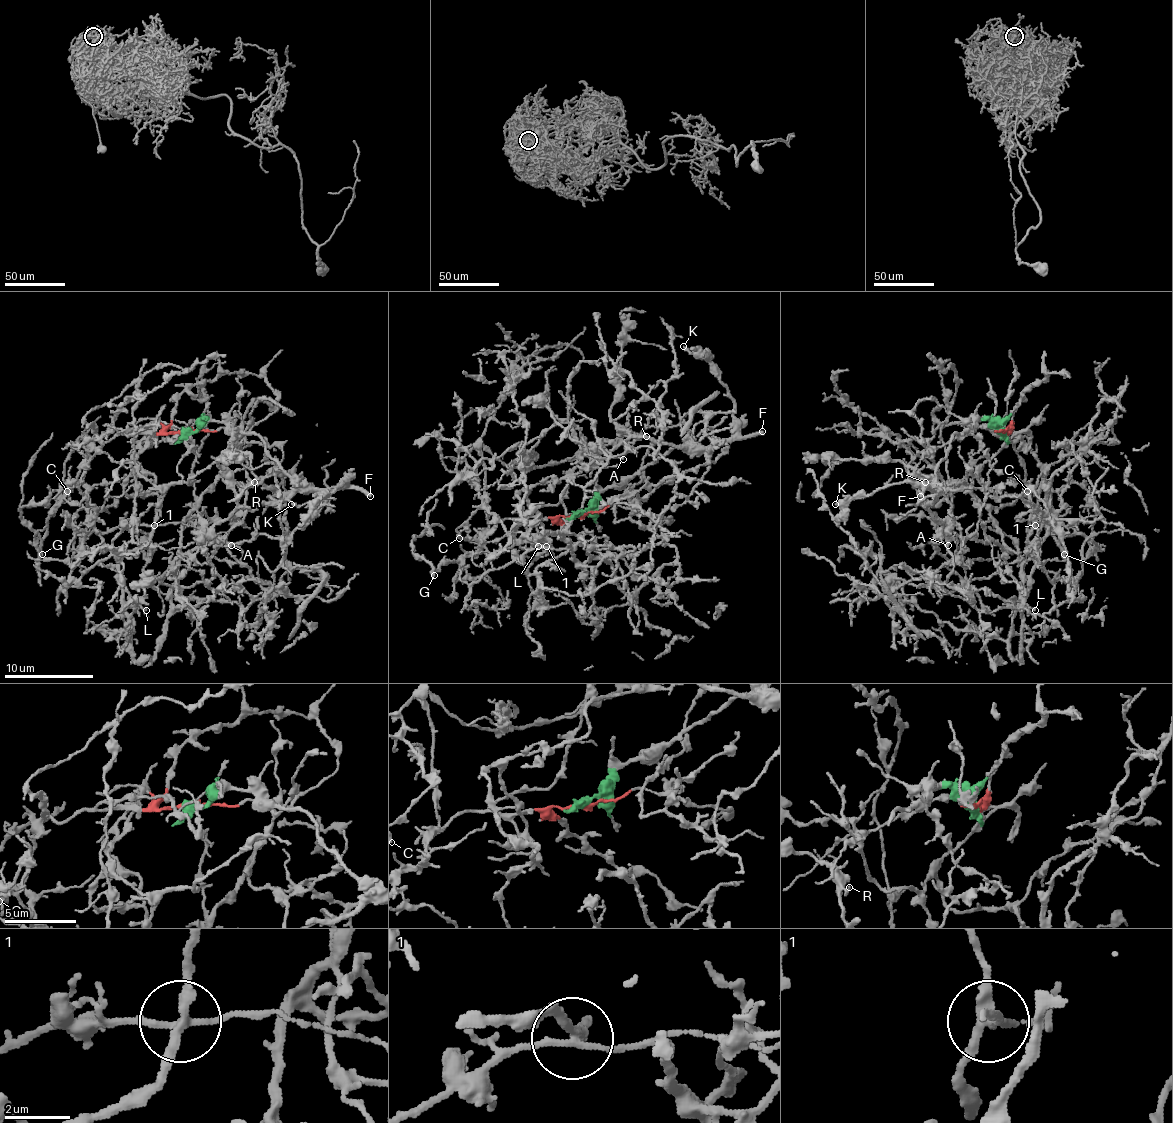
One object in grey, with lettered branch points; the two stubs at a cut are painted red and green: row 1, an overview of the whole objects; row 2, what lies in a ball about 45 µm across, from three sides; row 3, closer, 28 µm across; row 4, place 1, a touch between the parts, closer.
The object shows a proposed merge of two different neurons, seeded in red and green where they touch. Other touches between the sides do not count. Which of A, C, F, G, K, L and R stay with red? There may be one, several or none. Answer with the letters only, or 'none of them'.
C, G, L

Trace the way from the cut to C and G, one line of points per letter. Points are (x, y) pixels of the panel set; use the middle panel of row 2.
C: (580, 515), (544, 519), (522, 490), (522, 519), (546, 546), (511, 537), (486, 502), (457, 528), (459, 537)
G: (580, 515), (502, 519), (488, 531), (475, 553), (437, 569), (435, 575)

